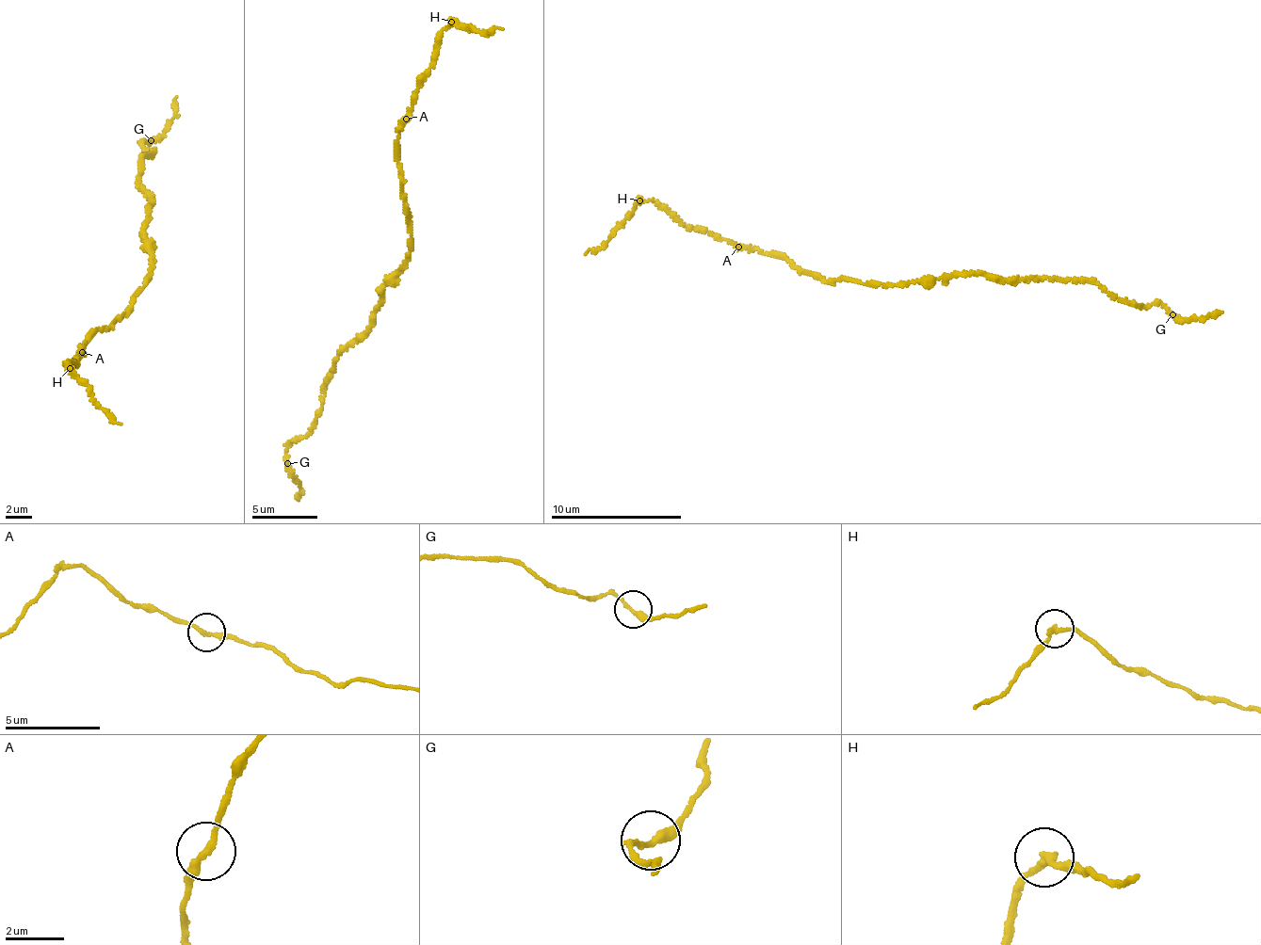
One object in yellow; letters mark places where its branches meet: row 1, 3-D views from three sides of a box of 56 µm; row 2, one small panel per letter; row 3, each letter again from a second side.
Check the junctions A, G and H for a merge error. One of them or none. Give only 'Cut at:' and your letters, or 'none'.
Cut at: H

